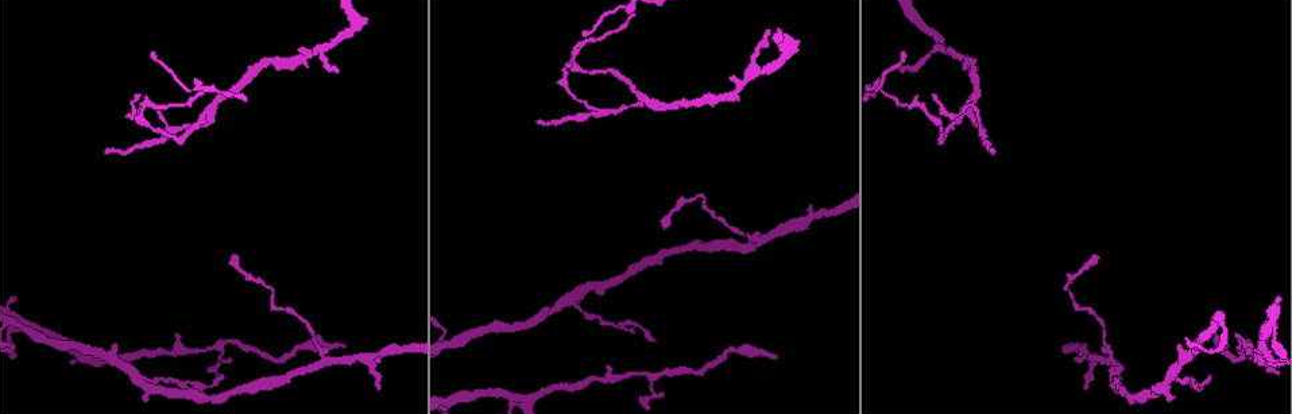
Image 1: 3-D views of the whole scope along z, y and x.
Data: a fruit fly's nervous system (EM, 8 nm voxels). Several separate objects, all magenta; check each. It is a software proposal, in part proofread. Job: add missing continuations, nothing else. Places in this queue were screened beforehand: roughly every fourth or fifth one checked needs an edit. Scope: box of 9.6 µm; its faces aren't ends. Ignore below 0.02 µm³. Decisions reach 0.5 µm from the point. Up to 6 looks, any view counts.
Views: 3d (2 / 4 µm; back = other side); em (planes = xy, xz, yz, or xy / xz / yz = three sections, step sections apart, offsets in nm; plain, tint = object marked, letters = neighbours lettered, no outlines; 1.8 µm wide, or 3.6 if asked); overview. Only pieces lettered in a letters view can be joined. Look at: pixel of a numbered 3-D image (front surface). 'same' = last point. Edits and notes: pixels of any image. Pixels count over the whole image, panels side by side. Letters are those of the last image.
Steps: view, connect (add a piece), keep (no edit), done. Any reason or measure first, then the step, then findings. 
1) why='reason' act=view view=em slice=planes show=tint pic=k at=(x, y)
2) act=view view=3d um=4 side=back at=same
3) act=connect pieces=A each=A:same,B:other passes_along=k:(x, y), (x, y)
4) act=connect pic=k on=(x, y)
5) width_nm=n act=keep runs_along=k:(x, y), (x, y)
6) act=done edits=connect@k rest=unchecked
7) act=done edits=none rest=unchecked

act=view view=em slice=planes show=letters pic=1 at=(1113, 363)

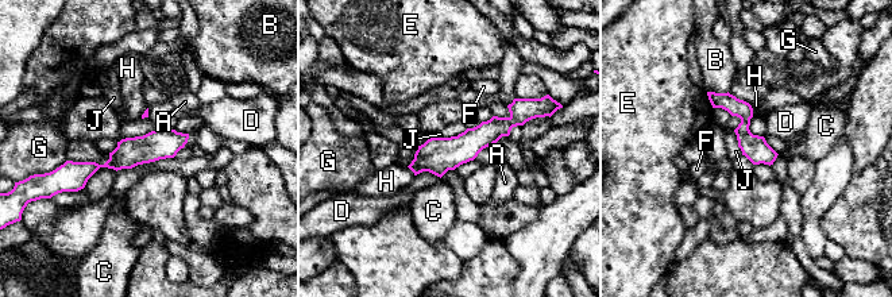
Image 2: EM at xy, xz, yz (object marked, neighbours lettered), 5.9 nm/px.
act=keep each=A:other,B:other,C:other,D:other,E:other,F:other,G:other,H:other,J:other found='none of them fits'

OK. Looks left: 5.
why='free end' act=view view=3d um=4 side=back pic=1 at=(1229, 347)

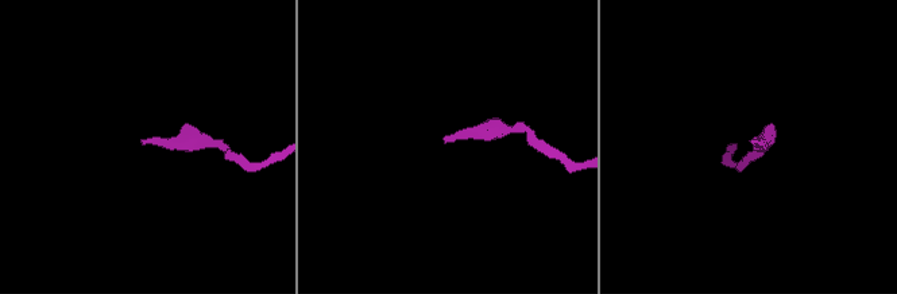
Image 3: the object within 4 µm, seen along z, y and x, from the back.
act=view view=em slice=planes show=letters pic=3 at=(754, 138)

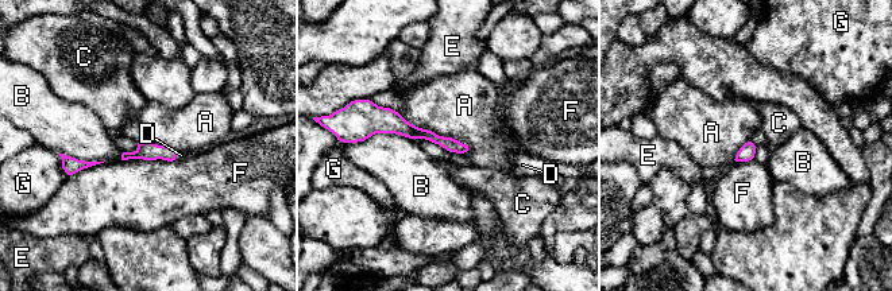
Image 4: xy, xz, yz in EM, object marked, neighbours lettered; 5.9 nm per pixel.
act=connect pieces=D each=A:other,B:other,C:other,D:same,E:other,F:other,G:other passes_along=4:(147, 151), (176, 155), (181, 155) found='it goes on there'

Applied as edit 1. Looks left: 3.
why='tapers out' act=view view=3d um=2 pic=1 at=(224, 377)

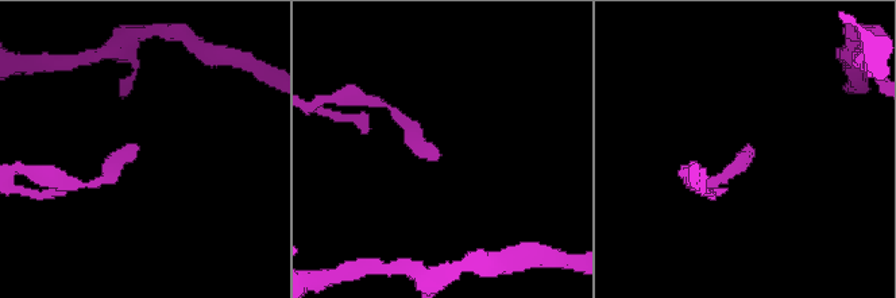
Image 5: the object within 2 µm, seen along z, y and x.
act=view view=em slice=planes show=plain pic=5 at=(434, 159)

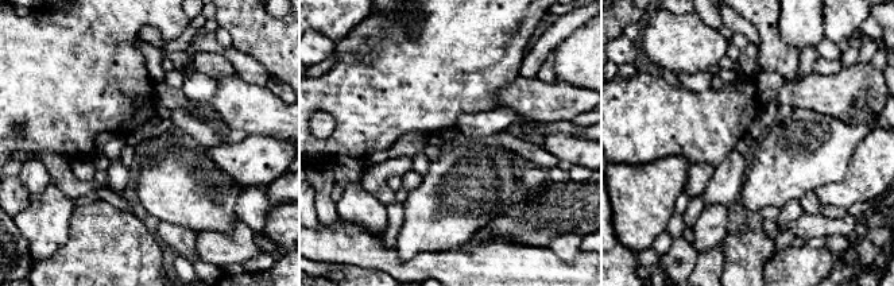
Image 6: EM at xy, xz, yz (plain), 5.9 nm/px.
why='what lies round it' act=view view=em slice=planes show=letters at=same

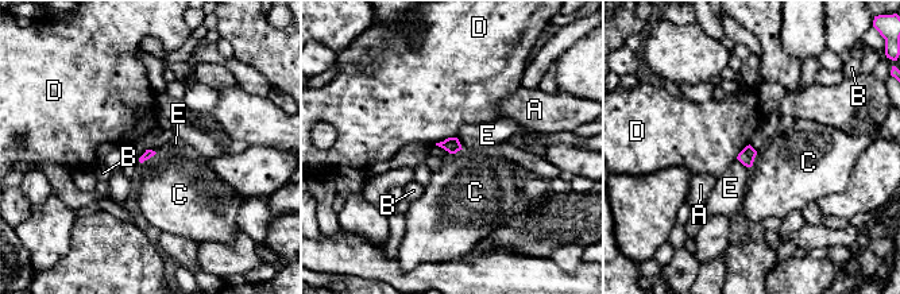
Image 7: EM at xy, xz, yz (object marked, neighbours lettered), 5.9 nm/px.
act=keep each=A:other,B:other,C:other,D:other,E:other border=7:(157, 153), (141, 163) found='none of them fits'

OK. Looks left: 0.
act=done edits=connect@4 rest=unchecked

